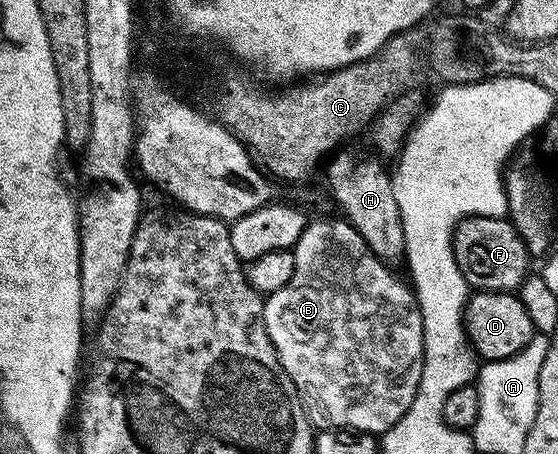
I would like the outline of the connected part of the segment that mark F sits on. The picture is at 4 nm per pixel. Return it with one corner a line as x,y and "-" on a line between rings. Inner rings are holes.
467,216
451,235
451,249
467,285
480,292
514,293
520,282
529,275
527,247
510,219

